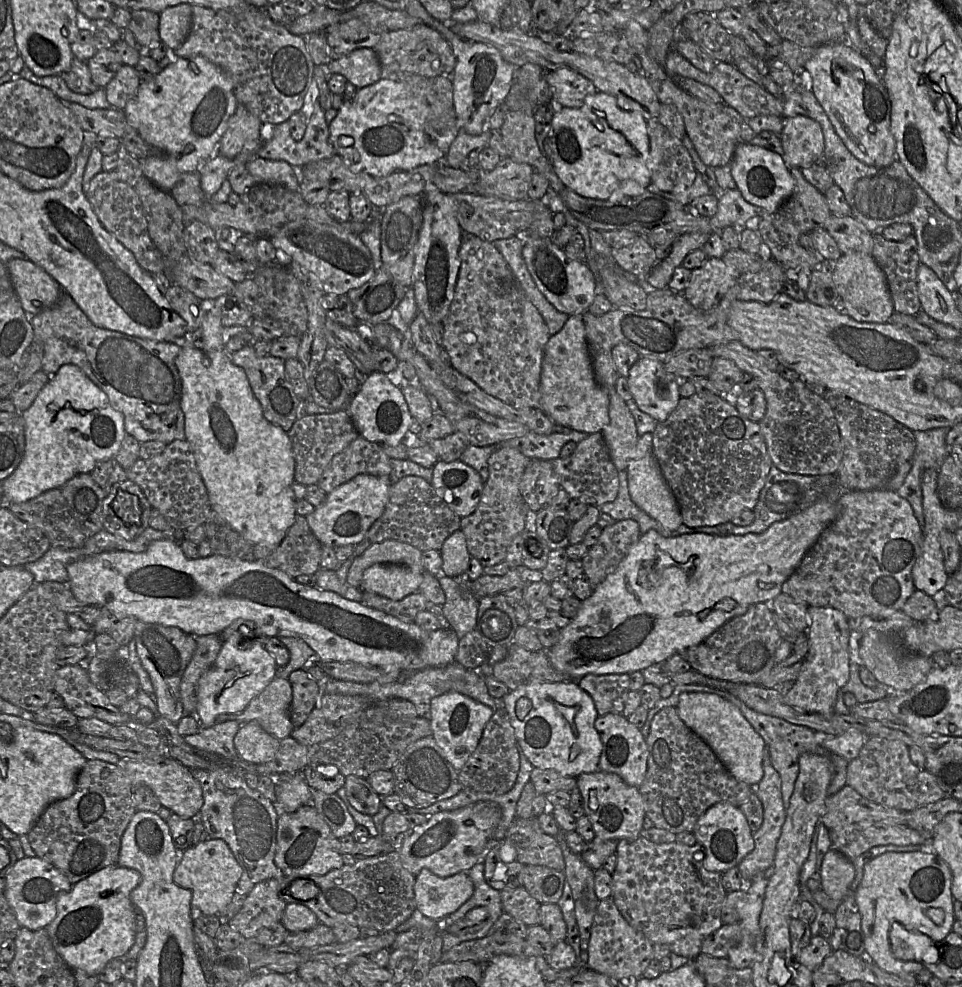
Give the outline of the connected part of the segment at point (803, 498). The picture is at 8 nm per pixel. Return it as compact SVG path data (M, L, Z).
M772 464L770 471L766 477L765 484L759 494L757 503L753 509L755 519L748 526L738 526L731 521L714 526L689 527L684 524L679 526L676 530L668 530L663 527L658 521L655 523L658 531L663 535L670 537L679 536L690 533L705 533L711 535L744 535L744 534L758 534L767 530L772 524L783 521L803 510L809 508L821 499L830 491L840 494L842 490L836 485L836 476L833 474L824 475L802 475L786 473L778 469Z

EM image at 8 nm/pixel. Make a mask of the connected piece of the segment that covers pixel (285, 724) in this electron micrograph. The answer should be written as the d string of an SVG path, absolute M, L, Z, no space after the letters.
M274 678L246 709L237 715L241 725L255 721L278 740L291 736L295 729L290 718L293 694L288 679Z

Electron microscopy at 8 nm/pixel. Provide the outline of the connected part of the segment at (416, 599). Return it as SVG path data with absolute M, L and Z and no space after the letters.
M362 591L362 603L368 607L383 611L403 622L414 622L416 615L426 609L428 599L417 591L400 600L391 600L379 594Z

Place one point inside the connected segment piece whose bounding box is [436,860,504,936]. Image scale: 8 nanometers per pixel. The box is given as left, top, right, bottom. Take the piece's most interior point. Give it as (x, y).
(484, 895)

